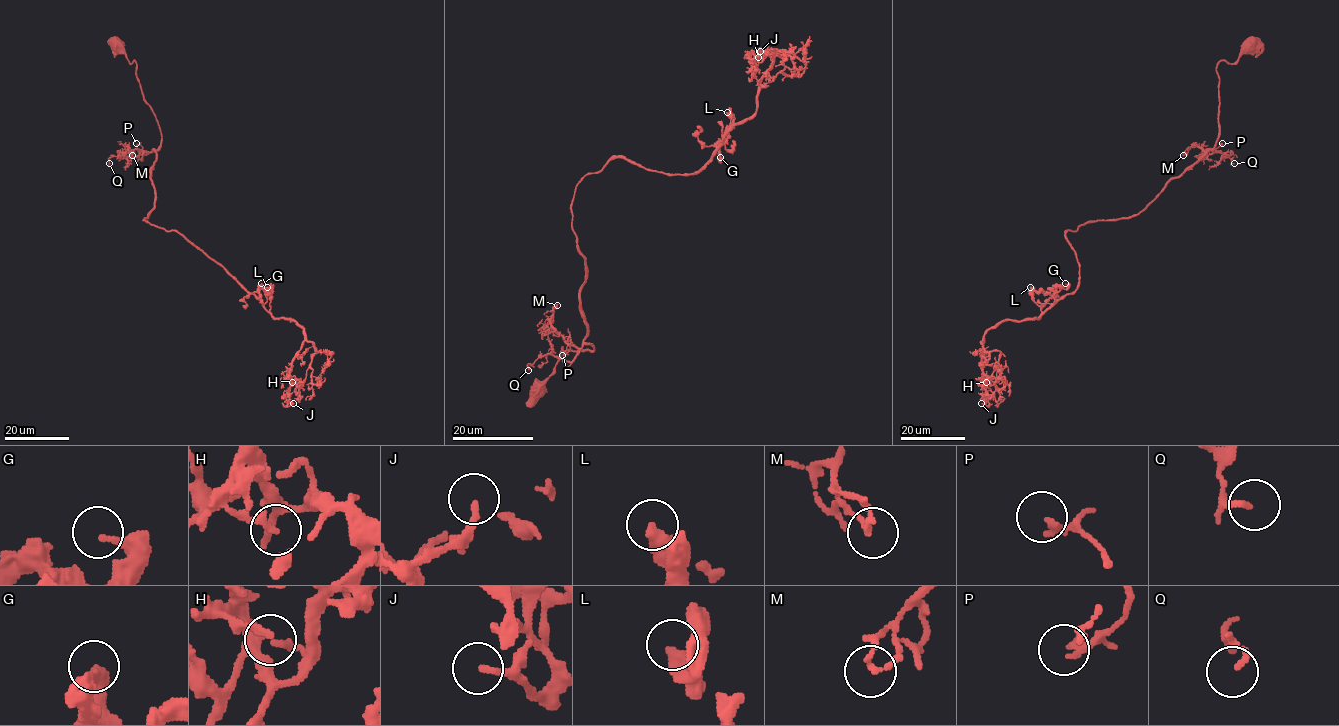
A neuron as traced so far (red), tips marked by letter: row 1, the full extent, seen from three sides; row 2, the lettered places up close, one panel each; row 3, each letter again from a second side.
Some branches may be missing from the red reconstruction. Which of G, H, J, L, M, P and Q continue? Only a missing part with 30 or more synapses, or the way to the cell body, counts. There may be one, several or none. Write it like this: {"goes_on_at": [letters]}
{"goes_on_at": []}

